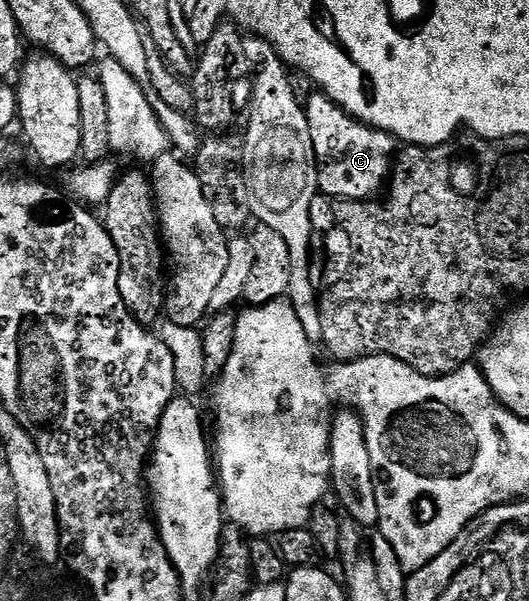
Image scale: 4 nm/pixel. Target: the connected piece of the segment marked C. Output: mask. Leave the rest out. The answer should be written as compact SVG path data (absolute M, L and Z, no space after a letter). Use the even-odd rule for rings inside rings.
M313 93L303 103L307 117L307 129L311 129L311 145L317 162L318 185L322 196L330 195L333 201L359 199L369 201L377 190L382 190L391 164L398 150L398 140L385 131L369 127L347 114L339 104L327 96Z

